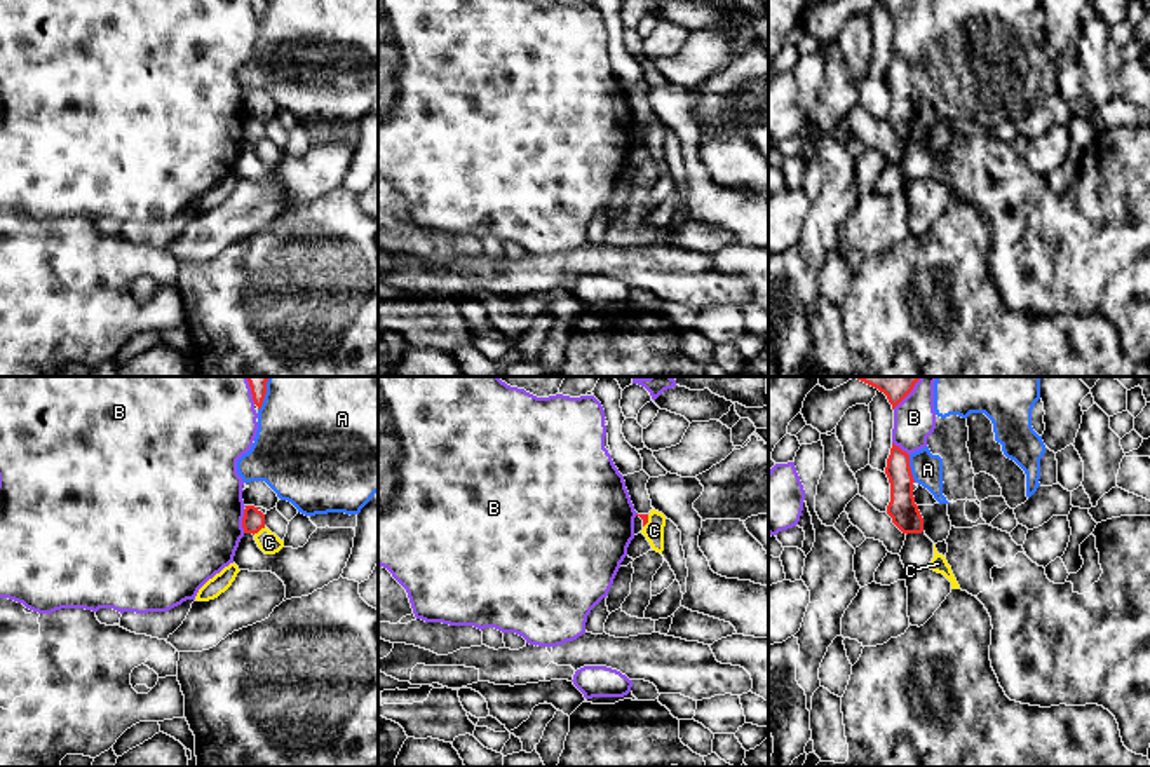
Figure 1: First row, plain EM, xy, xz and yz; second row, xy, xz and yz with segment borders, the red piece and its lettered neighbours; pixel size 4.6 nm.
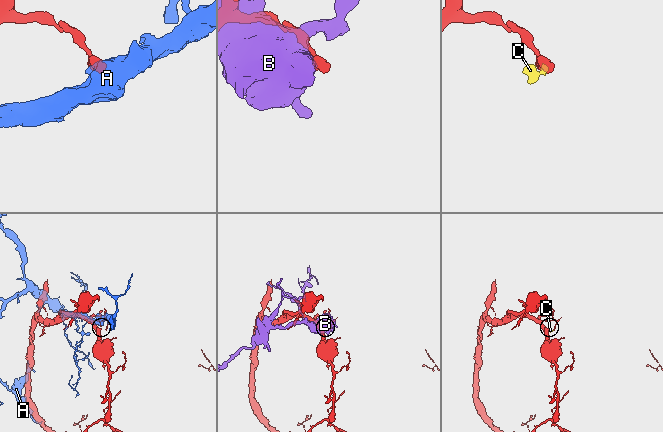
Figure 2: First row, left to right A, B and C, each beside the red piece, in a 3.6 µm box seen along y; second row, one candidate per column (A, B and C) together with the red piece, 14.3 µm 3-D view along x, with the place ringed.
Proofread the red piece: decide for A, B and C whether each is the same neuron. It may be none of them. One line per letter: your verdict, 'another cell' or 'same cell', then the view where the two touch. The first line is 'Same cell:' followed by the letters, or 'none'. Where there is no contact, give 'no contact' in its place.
Same cell: none
A: another cell; meets red in yz
B: another cell; meets red in xy
C: another cell; meets red in xy

